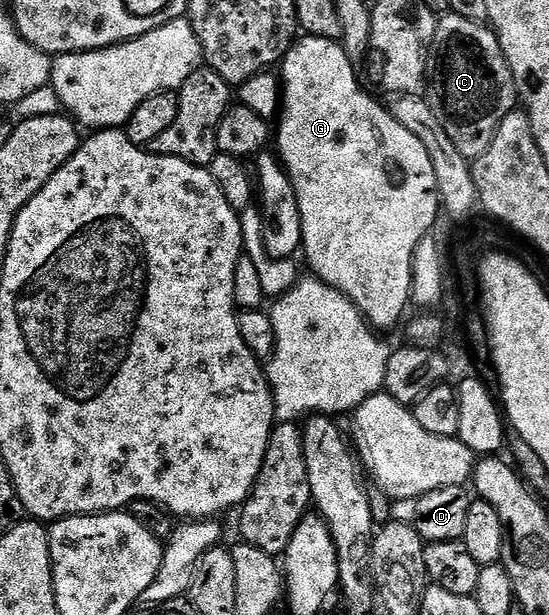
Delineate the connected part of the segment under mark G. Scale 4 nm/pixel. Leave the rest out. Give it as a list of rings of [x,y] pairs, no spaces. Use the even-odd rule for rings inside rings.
[[[300,36],[281,62],[281,112],[278,114],[277,141],[279,150],[277,156],[289,179],[293,183],[293,191],[297,191],[297,207],[301,207],[301,231],[303,232],[302,252],[307,252],[307,265],[312,274],[324,281],[329,287],[341,292],[359,309],[361,316],[367,321],[371,329],[391,329],[399,320],[404,320],[403,312],[407,304],[412,304],[411,296],[411,268],[417,247],[424,237],[432,232],[435,216],[440,216],[441,202],[437,187],[437,174],[433,172],[433,162],[429,160],[429,151],[392,115],[386,104],[378,105],[365,90],[359,86],[359,77],[355,74],[356,66],[347,58],[339,41],[330,41],[320,37]]]

